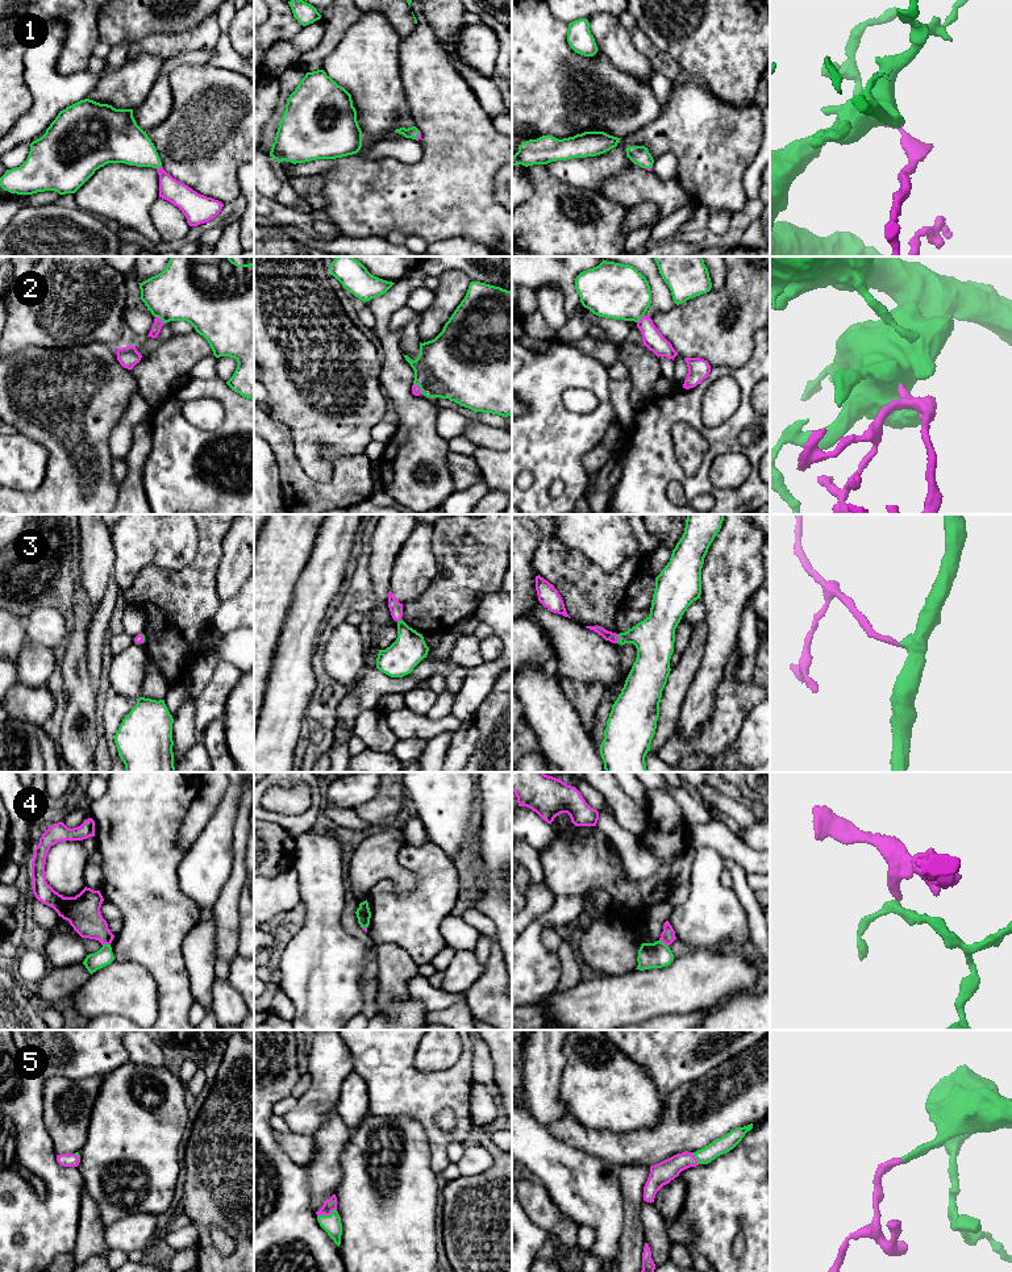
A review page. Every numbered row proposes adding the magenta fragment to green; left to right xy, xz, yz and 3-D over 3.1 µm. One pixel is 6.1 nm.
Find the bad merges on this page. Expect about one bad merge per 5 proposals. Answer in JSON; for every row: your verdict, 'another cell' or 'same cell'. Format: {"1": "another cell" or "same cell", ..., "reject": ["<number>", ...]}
{"1": "same cell", "2": "same cell", "3": "same cell", "4": "another cell", "5": "same cell", "reject": ["4"]}

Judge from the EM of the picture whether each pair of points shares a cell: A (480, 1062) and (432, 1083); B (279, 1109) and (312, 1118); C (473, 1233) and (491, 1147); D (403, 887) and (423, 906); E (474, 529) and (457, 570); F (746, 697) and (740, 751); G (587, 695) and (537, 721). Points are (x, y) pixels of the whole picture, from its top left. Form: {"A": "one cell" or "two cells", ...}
{"A": "two cells", "B": "two cells", "C": "one cell", "D": "two cells", "E": "one cell", "F": "two cells", "G": "two cells"}

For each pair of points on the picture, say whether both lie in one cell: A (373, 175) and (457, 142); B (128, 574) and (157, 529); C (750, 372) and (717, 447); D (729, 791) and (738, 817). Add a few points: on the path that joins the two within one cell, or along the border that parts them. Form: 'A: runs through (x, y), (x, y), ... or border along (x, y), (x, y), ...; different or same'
A: runs through (394, 175), (424, 175), (436, 163); same
B: runs through (129, 563), (133, 553), (146, 539); same
C: runs through (746, 391), (745, 415), (731, 429); same
D: border along (719, 789), (736, 799), (750, 812), (754, 820); different

